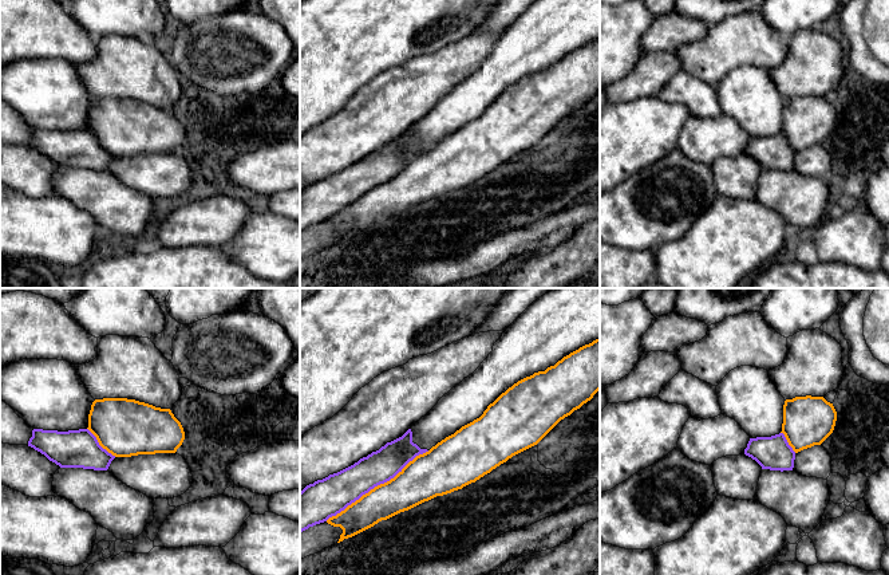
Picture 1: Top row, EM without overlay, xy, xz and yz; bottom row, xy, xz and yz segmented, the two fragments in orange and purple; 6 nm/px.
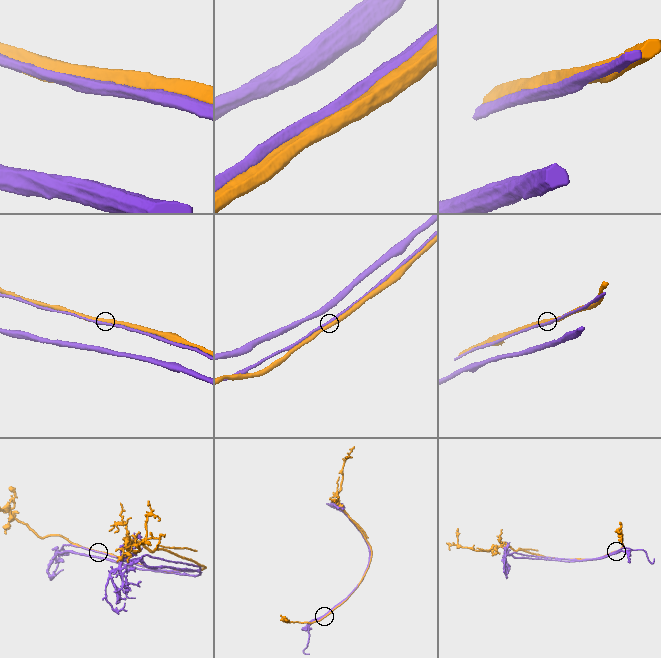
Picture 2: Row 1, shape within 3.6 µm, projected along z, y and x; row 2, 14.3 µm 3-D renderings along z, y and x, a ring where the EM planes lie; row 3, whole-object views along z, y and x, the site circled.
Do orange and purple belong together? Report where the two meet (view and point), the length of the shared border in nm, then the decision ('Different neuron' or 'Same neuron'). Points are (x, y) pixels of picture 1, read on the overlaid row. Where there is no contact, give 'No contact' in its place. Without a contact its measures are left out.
Touches orange at xz (378, 485). Shared border 750 nm. Different neuron

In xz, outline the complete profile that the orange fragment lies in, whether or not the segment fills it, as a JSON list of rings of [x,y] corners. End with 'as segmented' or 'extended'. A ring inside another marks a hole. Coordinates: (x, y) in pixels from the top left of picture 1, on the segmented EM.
[[[600,338],[564,357],[545,371],[518,381],[490,403],[479,418],[416,456],[394,478],[375,487],[329,517],[328,524],[343,529],[337,543],[436,496],[475,483],[513,456],[537,445],[561,420],[590,401],[598,390]]]; as segmented

